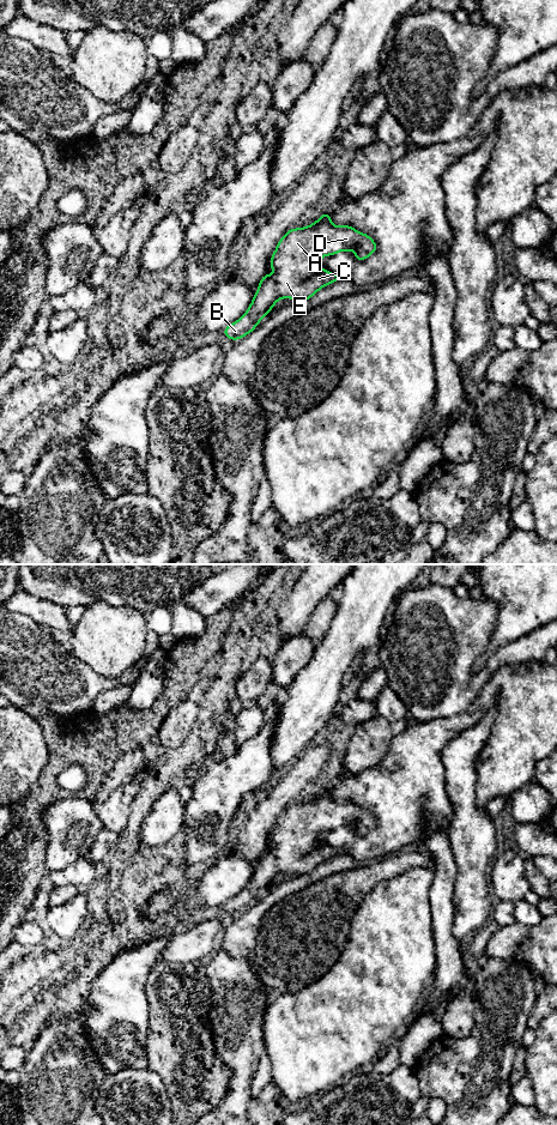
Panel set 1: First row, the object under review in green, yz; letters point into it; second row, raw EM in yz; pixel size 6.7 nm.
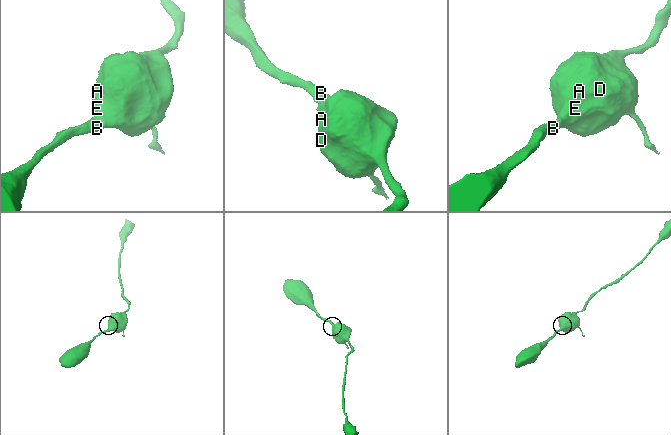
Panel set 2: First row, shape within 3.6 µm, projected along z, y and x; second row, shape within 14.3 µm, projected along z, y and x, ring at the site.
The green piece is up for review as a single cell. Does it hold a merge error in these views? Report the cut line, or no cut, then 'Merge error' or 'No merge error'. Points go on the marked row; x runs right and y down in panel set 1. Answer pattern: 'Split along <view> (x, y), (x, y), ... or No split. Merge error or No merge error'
No split. No merge error

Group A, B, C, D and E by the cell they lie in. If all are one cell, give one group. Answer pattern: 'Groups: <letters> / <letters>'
Groups: A B C D E

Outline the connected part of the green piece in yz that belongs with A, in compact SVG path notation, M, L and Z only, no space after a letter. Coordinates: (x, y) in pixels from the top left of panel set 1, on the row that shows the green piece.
M322 213L315 223L285 232L270 260L276 273L261 278L247 312L223 329L226 338L236 341L252 333L281 298L307 301L326 285L344 280L320 267L322 256L352 250L358 261L364 261L377 250L369 235L347 224L333 225L331 214Z

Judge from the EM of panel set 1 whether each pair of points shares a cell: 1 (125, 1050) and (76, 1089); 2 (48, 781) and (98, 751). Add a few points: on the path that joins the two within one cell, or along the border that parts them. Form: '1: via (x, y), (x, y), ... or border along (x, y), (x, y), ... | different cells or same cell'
1: border along (90, 1042), (100, 1063), (108, 1072) | different cells
2: via (55, 767), (71, 751), (84, 751) | same cell

